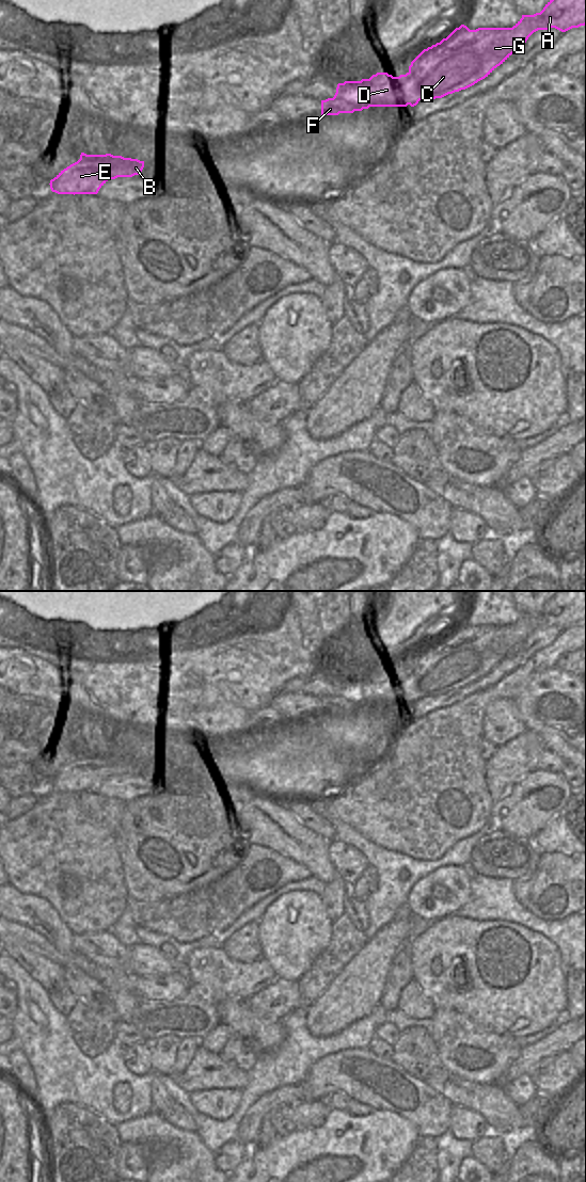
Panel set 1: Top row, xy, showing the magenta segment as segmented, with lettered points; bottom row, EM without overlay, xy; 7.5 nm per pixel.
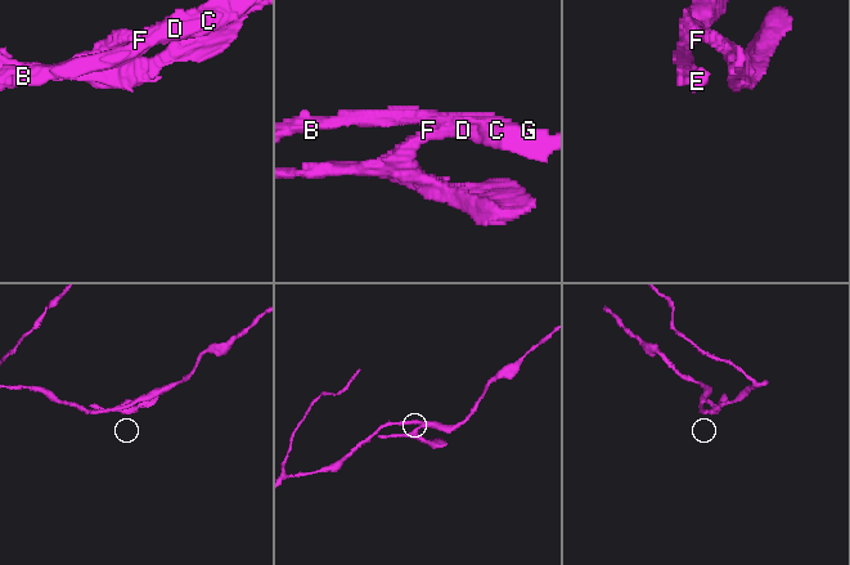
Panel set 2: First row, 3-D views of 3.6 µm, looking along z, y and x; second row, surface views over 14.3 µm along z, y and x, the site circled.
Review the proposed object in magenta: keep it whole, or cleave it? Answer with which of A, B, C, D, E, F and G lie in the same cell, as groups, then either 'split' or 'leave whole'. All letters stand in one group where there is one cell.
A B C D E G / F; split

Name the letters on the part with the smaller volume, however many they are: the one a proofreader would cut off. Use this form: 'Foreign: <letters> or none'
Foreign: F

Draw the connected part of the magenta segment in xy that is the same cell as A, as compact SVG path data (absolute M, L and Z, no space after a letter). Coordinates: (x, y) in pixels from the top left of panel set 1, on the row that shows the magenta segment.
M550 0L540 13L534 15L522 15L522 18L512 28L478 28L470 30L461 25L456 28L446 38L440 43L424 49L409 66L409 71L399 77L393 77L387 73L377 73L369 79L361 81L345 81L338 83L333 98L327 100L339 100L353 107L354 111L362 111L369 107L414 107L419 100L433 100L448 94L465 90L478 81L488 77L497 66L503 64L512 53L518 51L538 30L555 28L566 32L572 28L586 25L586 0Z

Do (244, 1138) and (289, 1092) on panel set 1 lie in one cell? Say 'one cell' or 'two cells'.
one cell

